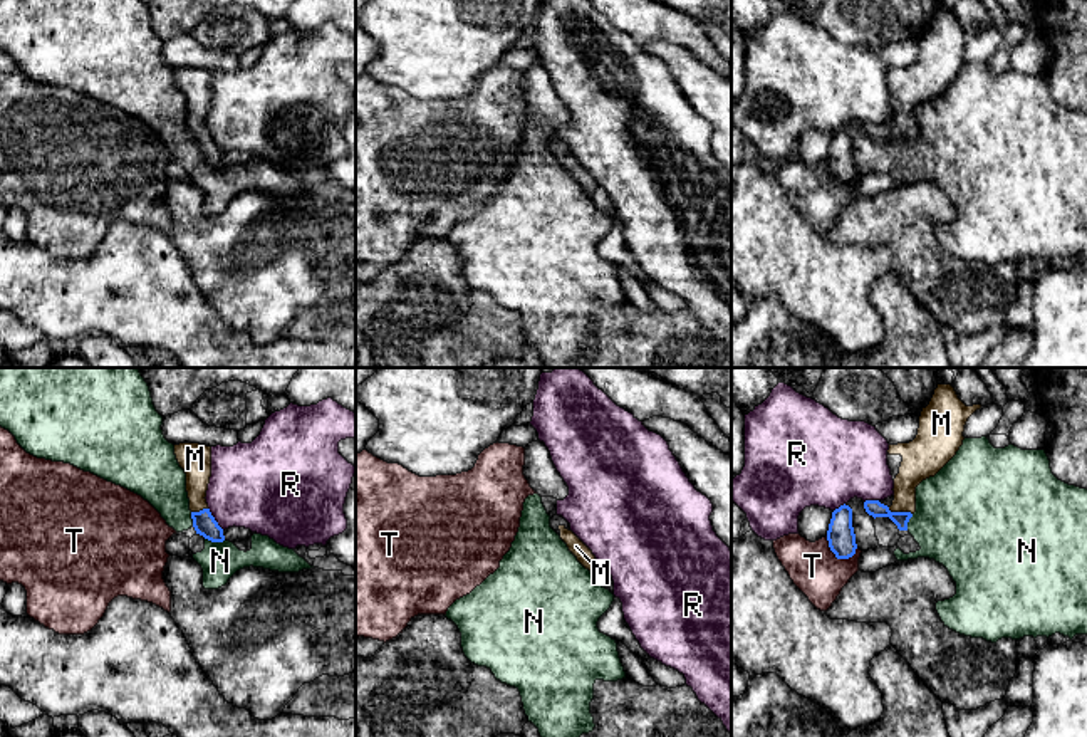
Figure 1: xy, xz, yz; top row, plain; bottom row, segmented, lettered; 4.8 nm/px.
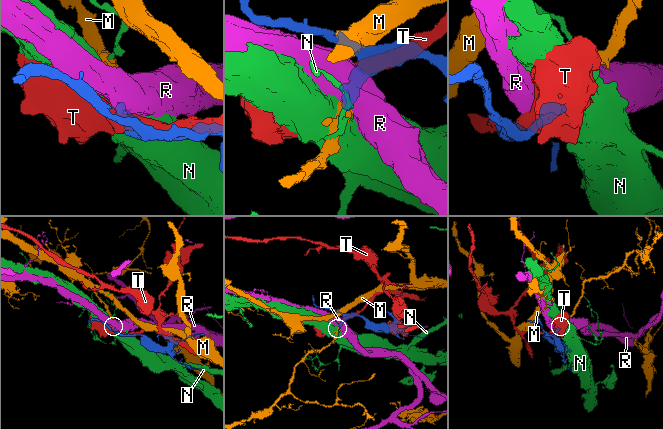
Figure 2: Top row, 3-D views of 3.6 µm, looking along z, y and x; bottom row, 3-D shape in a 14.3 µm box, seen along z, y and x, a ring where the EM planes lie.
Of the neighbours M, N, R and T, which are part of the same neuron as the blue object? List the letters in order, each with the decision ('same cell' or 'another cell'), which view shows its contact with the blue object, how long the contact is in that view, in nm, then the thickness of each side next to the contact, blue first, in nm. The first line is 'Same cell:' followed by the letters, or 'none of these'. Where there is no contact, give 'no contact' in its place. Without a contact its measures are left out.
Same cell: M
M: same cell | yz | 120 nm | 80/160 nm
N: another cell | xy | 100 nm | 110/180 nm
R: another cell | xy | 130 nm | 110/420 nm
T: another cell | yz | 170 nm | 130/240 nm

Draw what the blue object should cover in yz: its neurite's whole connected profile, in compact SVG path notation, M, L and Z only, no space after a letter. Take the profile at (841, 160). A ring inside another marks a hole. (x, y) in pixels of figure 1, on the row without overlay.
M844 128L832 136L827 165L837 183L849 183L856 178L857 168L849 129Z

